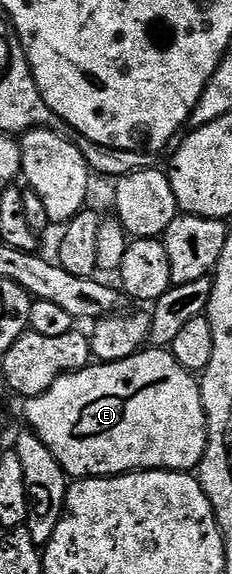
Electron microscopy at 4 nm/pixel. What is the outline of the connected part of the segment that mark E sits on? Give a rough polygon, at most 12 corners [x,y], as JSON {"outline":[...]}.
{"outline":[[150,346],[21,401],[67,477],[193,473],[195,373]]}

